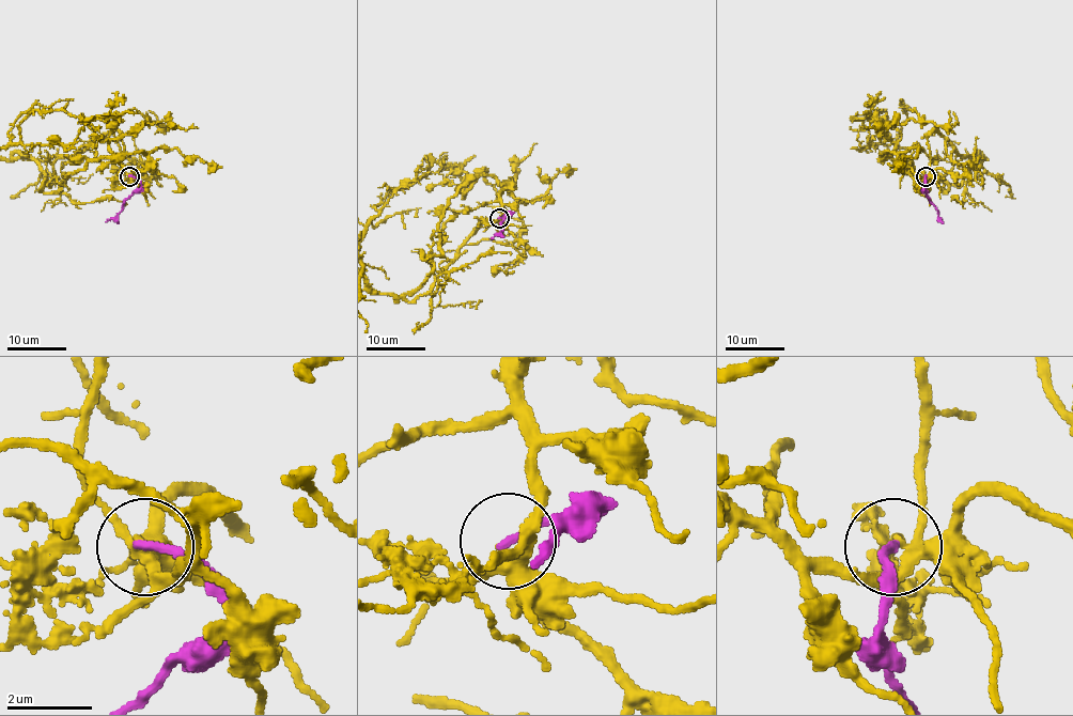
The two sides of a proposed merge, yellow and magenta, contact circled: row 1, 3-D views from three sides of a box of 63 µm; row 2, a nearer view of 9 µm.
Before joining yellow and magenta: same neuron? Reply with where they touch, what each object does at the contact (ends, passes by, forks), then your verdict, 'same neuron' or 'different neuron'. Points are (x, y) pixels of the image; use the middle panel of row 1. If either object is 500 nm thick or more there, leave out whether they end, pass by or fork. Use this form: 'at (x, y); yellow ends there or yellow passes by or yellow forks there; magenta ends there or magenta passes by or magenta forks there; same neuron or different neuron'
at (499, 218); yellow forks there; magenta ends there; different neuron

